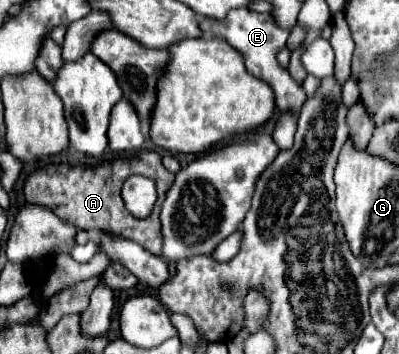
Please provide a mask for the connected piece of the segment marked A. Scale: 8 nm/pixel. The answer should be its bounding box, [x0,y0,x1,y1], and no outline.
[25,151,175,255]

